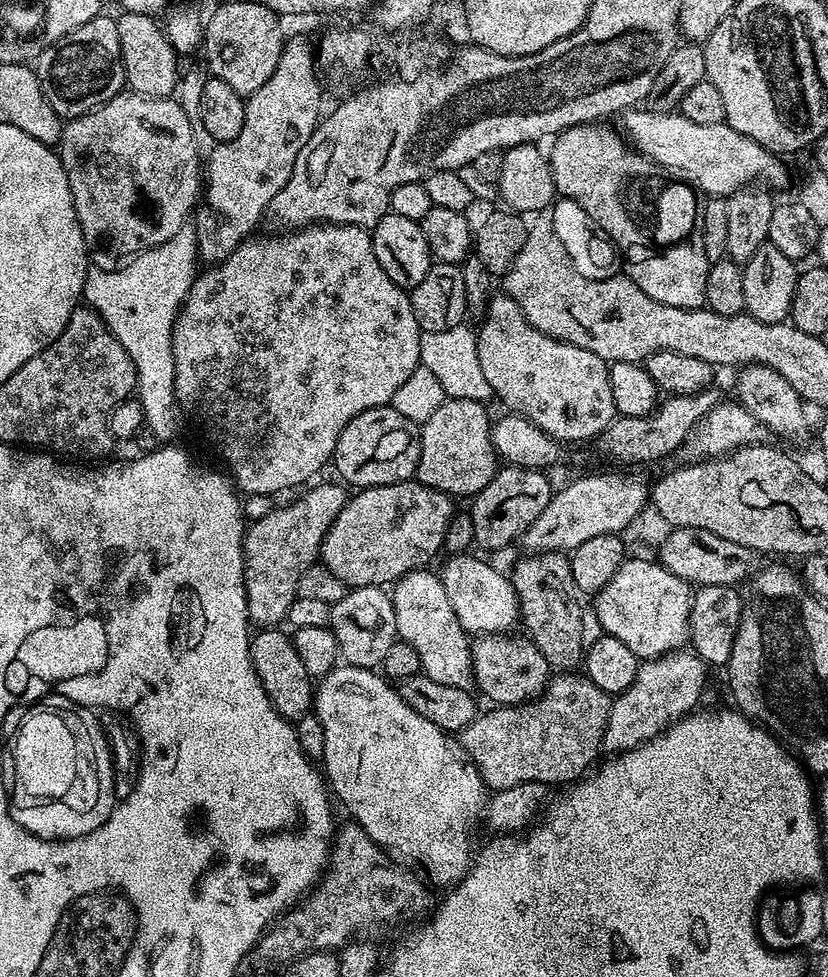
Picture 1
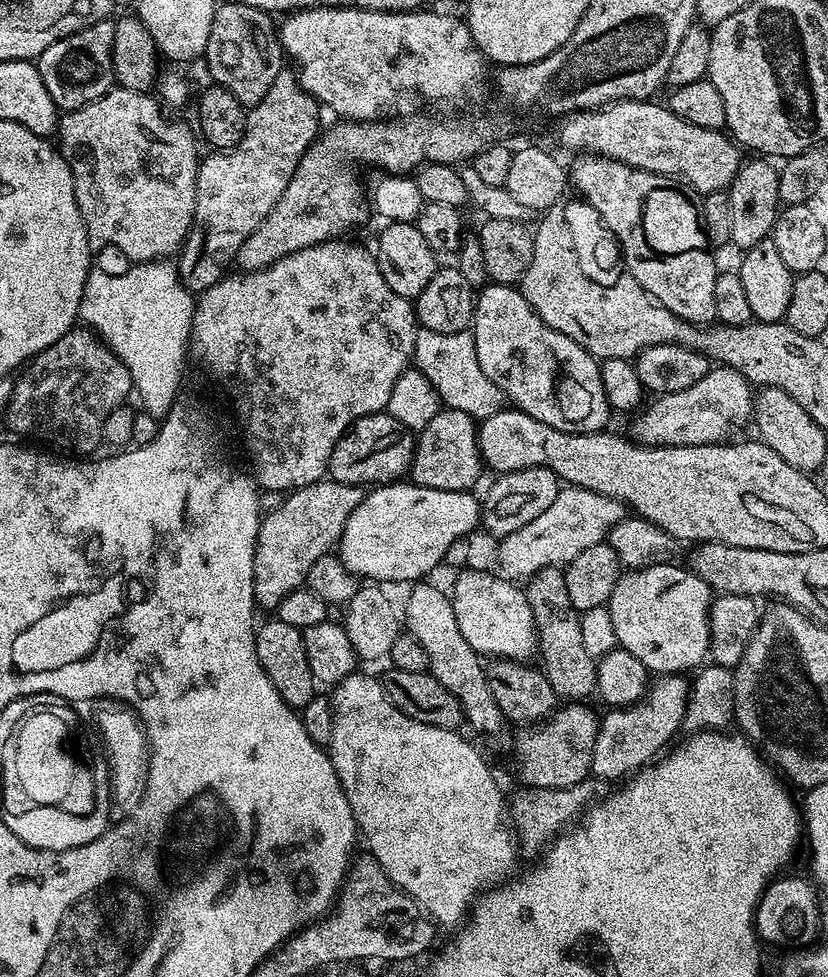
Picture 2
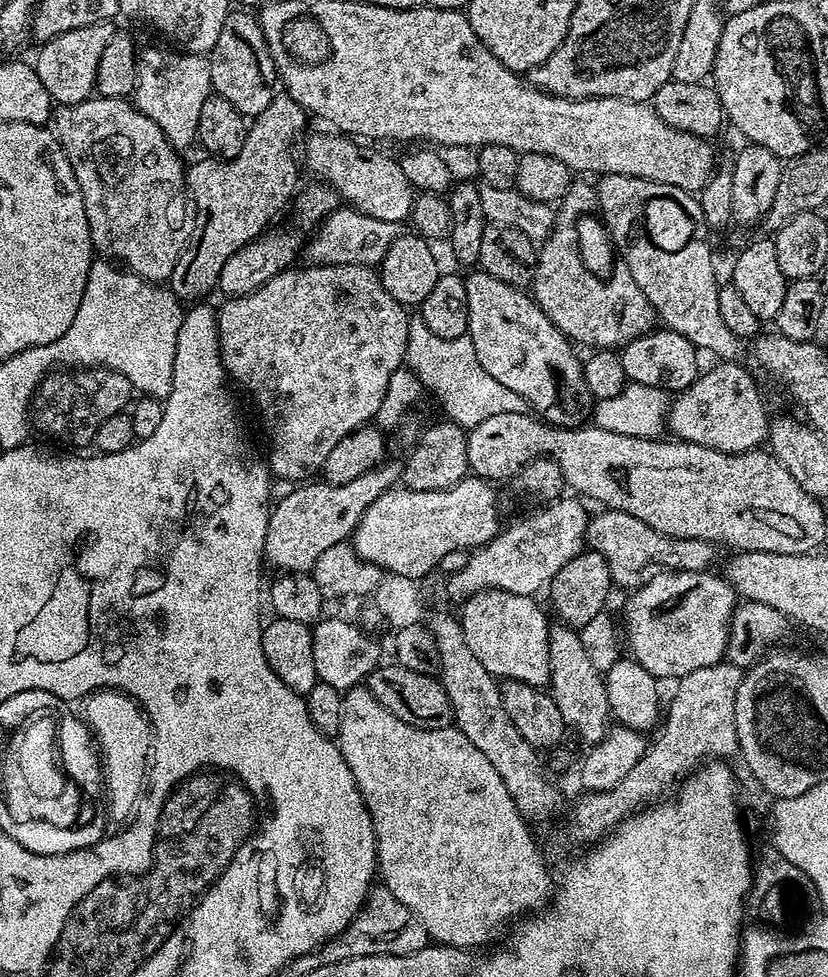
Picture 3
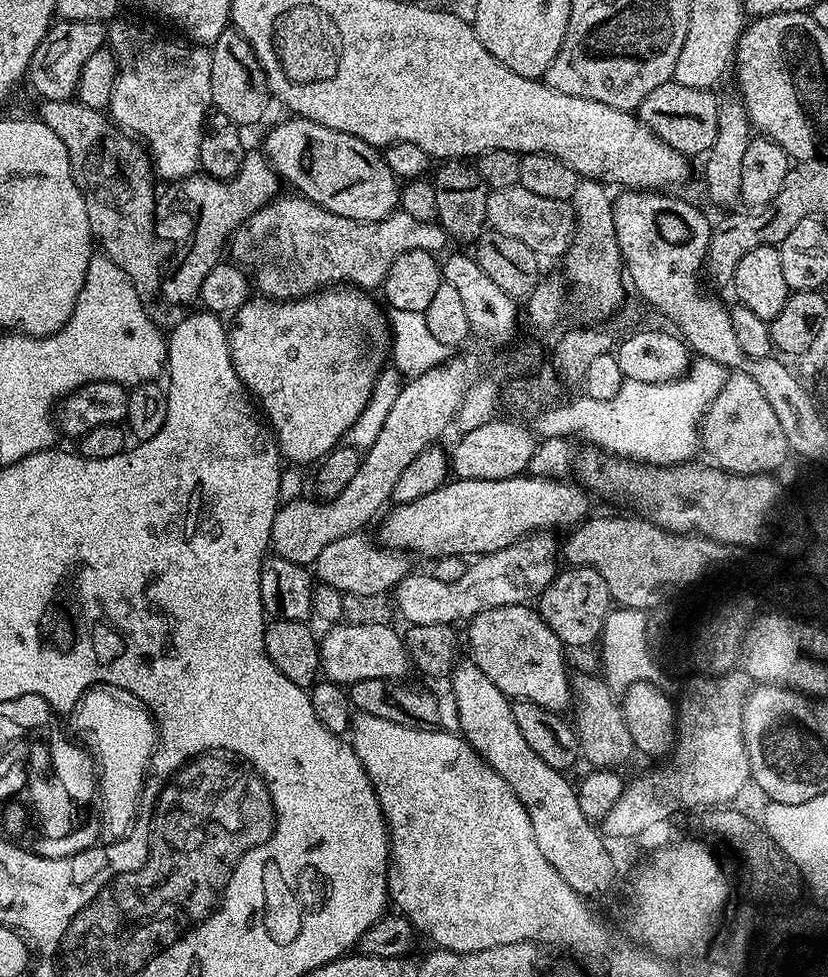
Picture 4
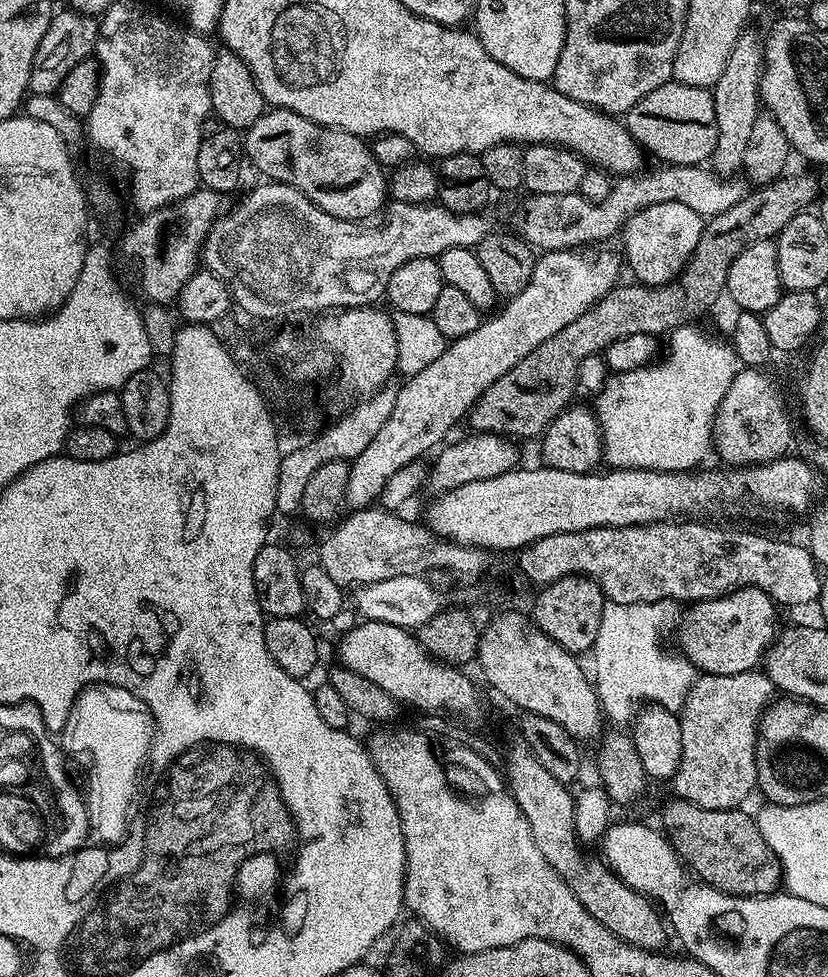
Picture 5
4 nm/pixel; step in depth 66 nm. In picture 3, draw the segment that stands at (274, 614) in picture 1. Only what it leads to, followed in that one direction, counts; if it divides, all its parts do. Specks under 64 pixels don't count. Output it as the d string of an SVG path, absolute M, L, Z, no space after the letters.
M389 459L377 464L366 474L345 484L304 482L293 487L290 494L280 496L271 505L266 526L264 559L270 565L280 568L281 573L311 573L318 554L330 550L330 546L345 543L355 532L362 514L377 498L382 498L392 488L397 487L402 476L402 464L398 459Z

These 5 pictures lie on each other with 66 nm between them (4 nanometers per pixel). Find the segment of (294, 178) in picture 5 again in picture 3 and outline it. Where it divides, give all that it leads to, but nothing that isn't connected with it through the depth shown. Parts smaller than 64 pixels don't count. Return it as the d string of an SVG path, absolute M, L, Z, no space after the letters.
M331 134L332 136L312 136L308 141L304 144L304 160L302 156L302 164L309 168L310 171L313 172L315 179L320 182L326 182L327 187L333 188L336 191L337 197L345 205L351 206L356 209L358 212L364 212L370 218L378 218L382 222L390 222L394 225L399 225L401 223L400 220L407 221L412 214L412 202L414 199L414 189L412 187L411 182L406 178L406 174L402 174L402 166L400 165L399 159L393 158L391 160L390 157L387 156L384 152L375 152L372 148L359 148L357 141L355 139L349 138L344 134Z

